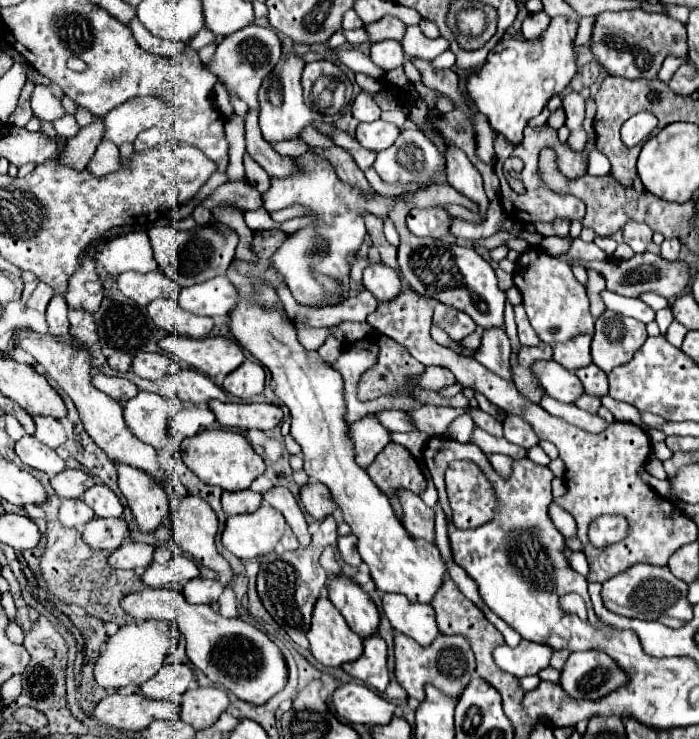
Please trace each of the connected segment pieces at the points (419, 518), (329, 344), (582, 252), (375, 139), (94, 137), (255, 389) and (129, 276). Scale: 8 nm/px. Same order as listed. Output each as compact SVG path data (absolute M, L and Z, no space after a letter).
M399 490L399 502L403 508L403 526L413 538L425 538L427 542L435 540L435 512L425 506L425 502L407 490Z
M330 336L325 341L325 344L317 350L317 354L325 360L325 362L335 362L342 352L342 343L335 337Z
M577 238L577 240L571 244L569 252L567 252L565 256L559 256L559 260L565 260L565 258L577 258L577 260L589 262L589 260L607 260L609 256L607 256L601 248L597 248L595 242L587 244L587 242L583 242L581 238Z
M375 120L369 124L359 124L357 126L357 142L373 152L381 152L393 144L393 140L399 136L399 128L391 122Z
M93 120L89 126L81 128L81 132L67 142L65 150L65 162L73 168L83 170L91 156L95 154L95 148L99 146L103 138L103 120Z
M245 360L239 368L235 368L235 372L231 372L231 376L223 380L223 388L241 400L251 400L265 388L265 368L259 362Z
M161 270L139 274L139 272L123 272L117 278L119 290L135 300L141 306L147 306L155 298L177 298L179 296L179 286Z

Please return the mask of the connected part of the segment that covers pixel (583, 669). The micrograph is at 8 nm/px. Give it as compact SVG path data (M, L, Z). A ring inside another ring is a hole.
M599 650L573 652L561 674L563 690L581 700L599 700L627 682L627 672Z

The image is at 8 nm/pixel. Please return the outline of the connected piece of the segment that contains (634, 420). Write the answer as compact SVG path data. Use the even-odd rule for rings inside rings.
M603 396L601 402L603 402L603 406L615 416L615 420L619 420L619 422L629 422L629 424L635 424L635 426L639 426L639 428L645 426L643 420L641 420L639 410L637 410L635 406L617 402L617 400L613 400L611 396Z

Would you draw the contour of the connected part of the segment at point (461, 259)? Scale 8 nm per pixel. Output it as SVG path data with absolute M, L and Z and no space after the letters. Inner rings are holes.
M395 202L389 220L395 222L397 232L401 236L399 244L399 266L403 280L421 296L437 298L439 302L457 308L473 318L473 322L481 328L493 328L503 326L503 306L505 306L505 292L497 286L497 276L491 268L491 264L475 252L475 248L459 246L447 240L435 240L435 238L417 238L411 236L411 232L405 226L405 214L407 204Z

